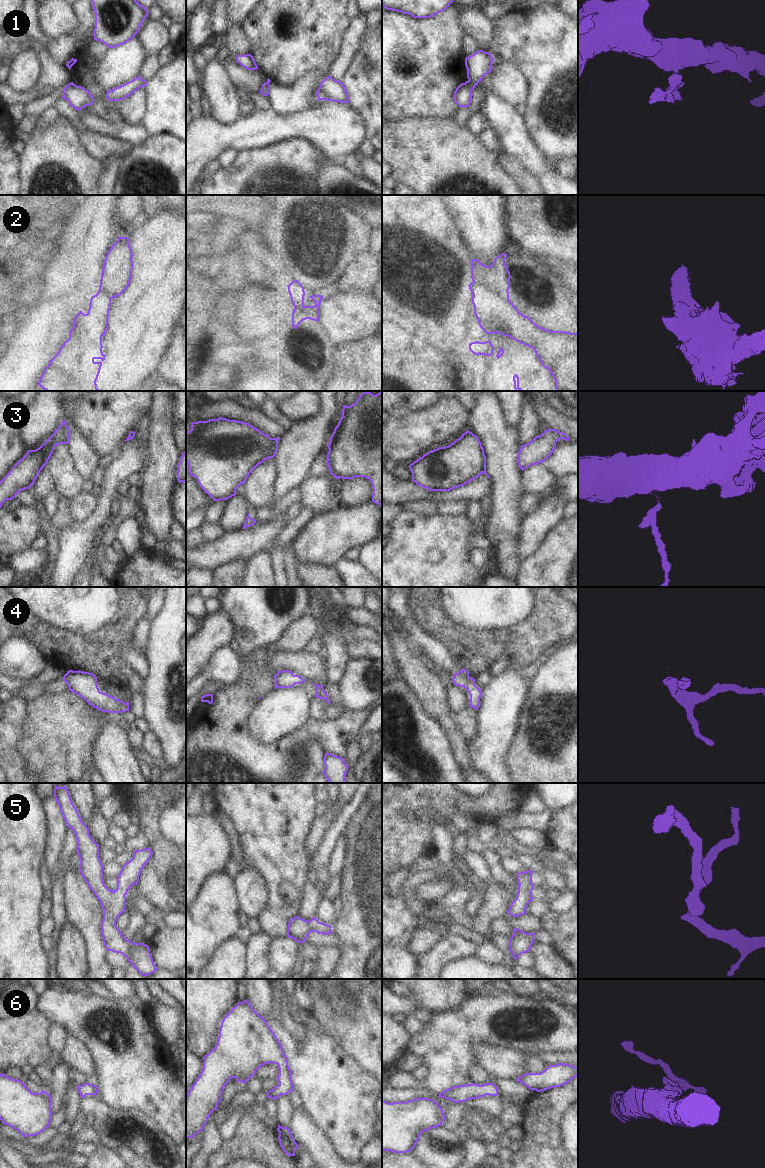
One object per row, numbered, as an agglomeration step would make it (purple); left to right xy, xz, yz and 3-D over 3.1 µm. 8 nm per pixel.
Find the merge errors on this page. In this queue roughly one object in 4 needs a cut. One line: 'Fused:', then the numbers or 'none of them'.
Fused: 1, 2, 3

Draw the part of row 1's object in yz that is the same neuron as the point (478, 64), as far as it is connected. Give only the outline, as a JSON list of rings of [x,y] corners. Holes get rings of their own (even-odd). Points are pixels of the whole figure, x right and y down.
[[[478,50],[465,58],[467,78],[469,79],[465,84],[469,89],[473,90],[483,77],[491,72],[493,61],[492,55],[483,50]]]

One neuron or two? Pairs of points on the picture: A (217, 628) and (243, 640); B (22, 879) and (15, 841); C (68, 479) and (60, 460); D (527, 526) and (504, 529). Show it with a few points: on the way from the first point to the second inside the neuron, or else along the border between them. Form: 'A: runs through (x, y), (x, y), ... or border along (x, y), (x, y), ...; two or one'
A: border along (225, 614), (233, 627), (233, 639), (229, 645); two
B: runs through (21, 870), (20, 850); one
C: runs through (65, 474), (62, 465); one
D: border along (521, 521), (513, 550); two

